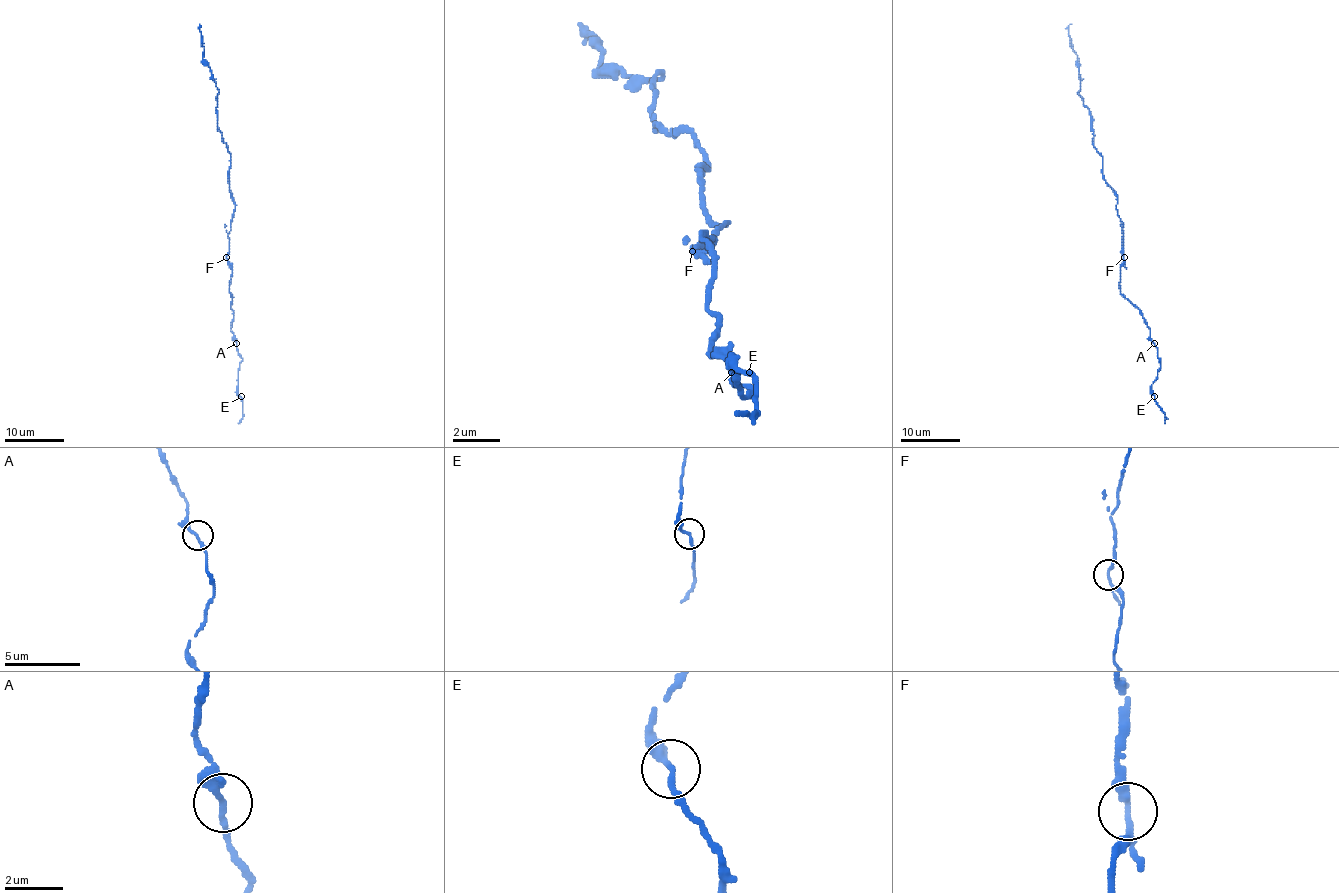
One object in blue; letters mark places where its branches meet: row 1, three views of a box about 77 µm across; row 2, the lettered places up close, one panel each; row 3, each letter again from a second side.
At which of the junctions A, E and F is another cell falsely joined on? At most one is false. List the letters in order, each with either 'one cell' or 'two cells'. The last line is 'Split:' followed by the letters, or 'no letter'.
A: one cell
E: one cell
F: one cell
Split: no letter

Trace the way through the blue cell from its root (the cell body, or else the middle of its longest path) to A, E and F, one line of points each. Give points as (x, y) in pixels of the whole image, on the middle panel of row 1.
A: (708, 244), (690, 250), (714, 238), (702, 232), (714, 261), (708, 308), (720, 320), (708, 355), (731, 372)
E: (708, 244), (690, 250), (714, 238), (708, 355), (743, 396), (731, 361), (749, 372)
F: (708, 244), (702, 244), (696, 250), (702, 250), (690, 250)

